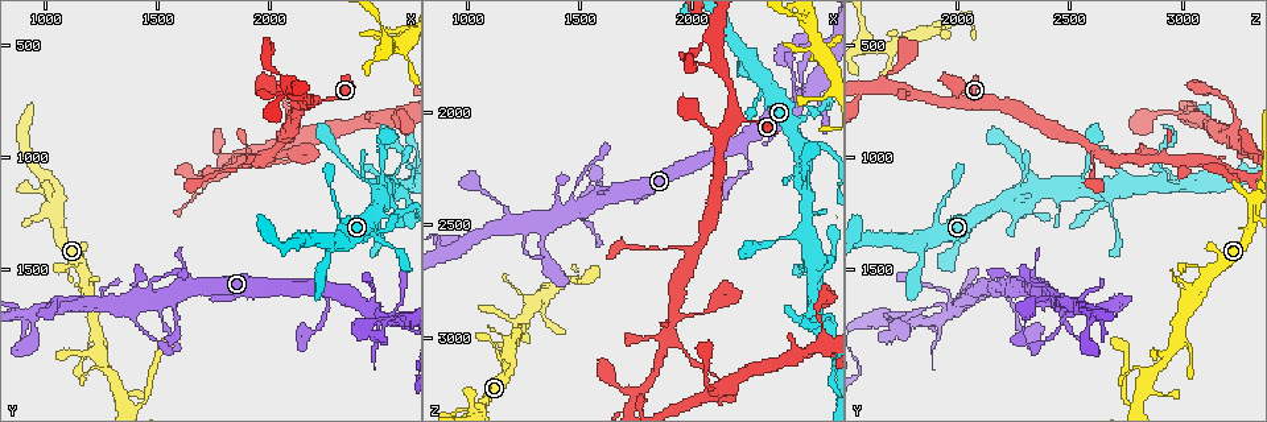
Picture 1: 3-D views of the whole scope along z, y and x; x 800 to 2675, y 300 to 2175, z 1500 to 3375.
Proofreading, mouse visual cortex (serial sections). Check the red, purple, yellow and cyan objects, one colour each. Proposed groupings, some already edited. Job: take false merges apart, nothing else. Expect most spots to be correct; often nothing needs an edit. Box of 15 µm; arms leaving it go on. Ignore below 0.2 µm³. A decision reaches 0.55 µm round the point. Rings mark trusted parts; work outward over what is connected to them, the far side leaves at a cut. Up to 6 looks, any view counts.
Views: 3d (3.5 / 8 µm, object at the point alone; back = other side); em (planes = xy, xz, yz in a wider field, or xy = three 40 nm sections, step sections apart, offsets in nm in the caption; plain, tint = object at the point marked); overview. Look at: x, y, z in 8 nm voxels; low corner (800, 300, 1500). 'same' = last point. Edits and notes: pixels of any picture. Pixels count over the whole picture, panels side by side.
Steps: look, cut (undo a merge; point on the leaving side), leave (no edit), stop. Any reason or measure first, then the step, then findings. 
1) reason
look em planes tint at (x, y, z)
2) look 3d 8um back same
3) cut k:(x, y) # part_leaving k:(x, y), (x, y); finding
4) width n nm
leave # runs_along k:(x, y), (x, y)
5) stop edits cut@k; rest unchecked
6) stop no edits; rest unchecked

look 3d 8um at (1360, 2100, 2810)

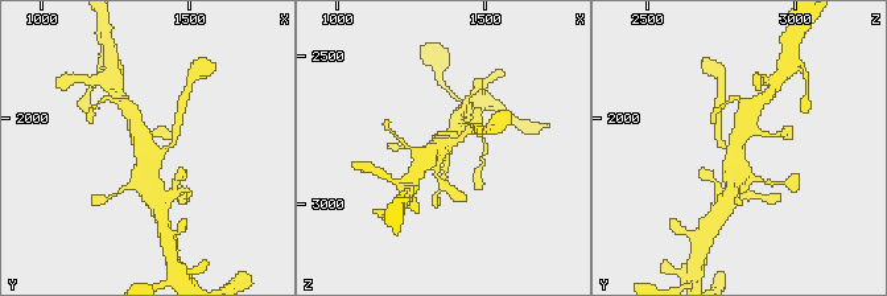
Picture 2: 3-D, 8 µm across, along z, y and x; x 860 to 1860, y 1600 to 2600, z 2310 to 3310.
look 3d 3.5um at (1350, 2090, 2800)

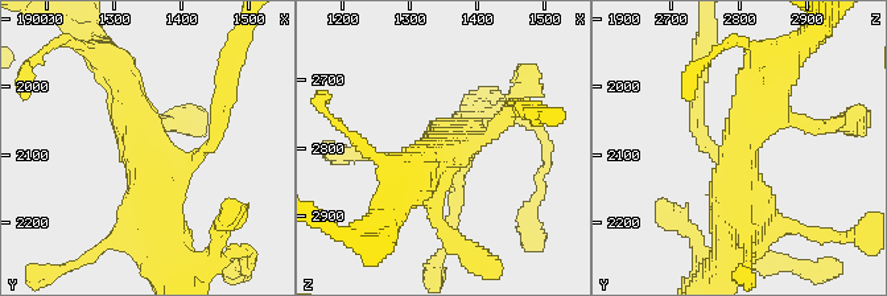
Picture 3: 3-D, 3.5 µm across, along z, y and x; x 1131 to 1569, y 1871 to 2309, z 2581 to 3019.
look em xy step 2 tint at (1355, 2095, 2800)

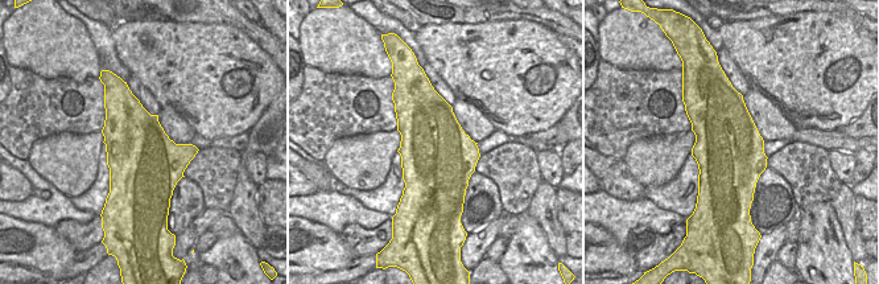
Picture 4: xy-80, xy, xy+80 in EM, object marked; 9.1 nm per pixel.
leave # runs_along 3:(419, 176), (511, 112); continuous, no second cell

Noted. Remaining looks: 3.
four or more arms meet
look 3d 3.5um at (940, 1700, 2600)

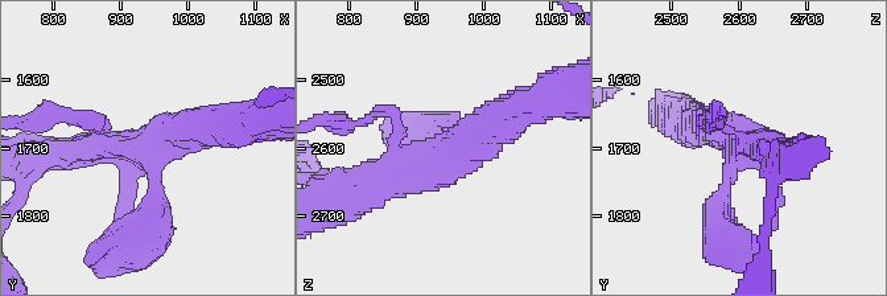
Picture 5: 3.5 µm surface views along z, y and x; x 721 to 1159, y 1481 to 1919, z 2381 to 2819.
shape alone is not enough
look em xy step 2 tint at (950, 1695, 2600)

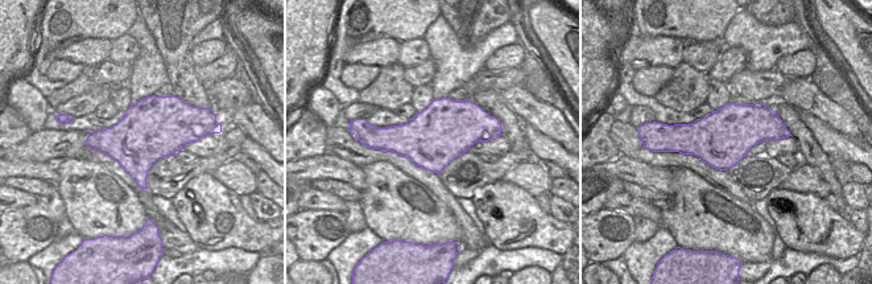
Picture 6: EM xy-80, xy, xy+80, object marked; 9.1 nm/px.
leave # runs_along 5:(229, 128), (156, 144), (144, 225); one cell here

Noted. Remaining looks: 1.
stop no edits; rest unchecked

